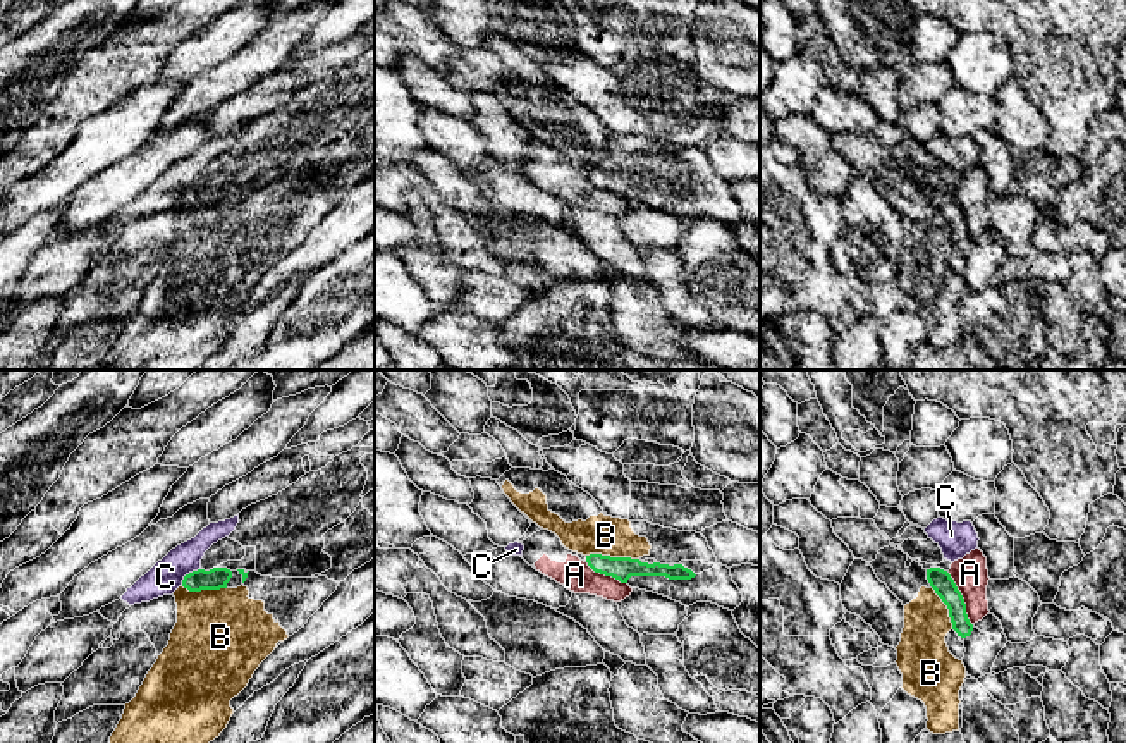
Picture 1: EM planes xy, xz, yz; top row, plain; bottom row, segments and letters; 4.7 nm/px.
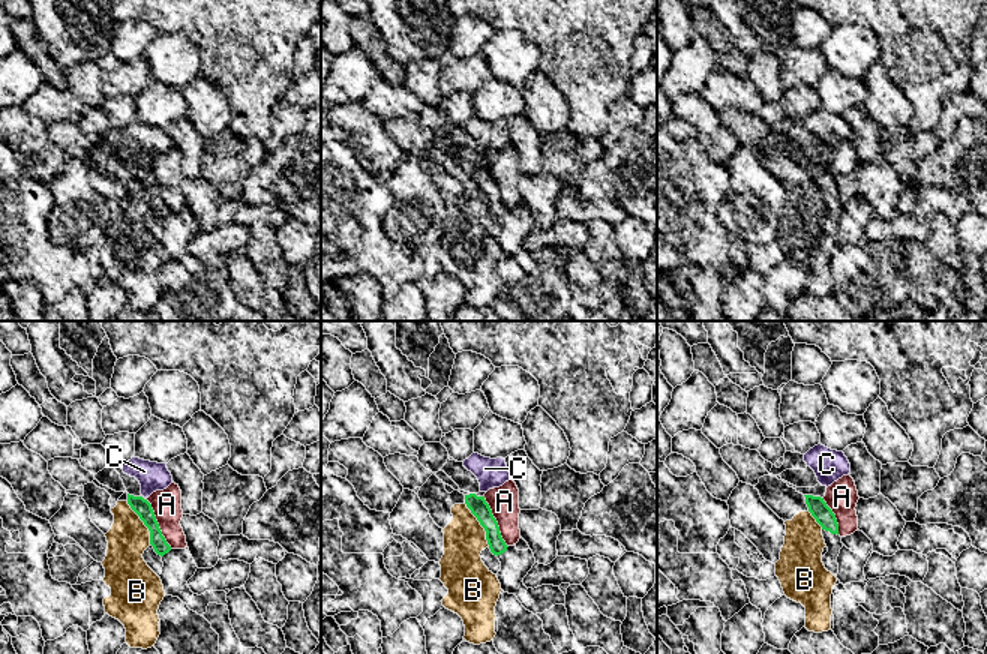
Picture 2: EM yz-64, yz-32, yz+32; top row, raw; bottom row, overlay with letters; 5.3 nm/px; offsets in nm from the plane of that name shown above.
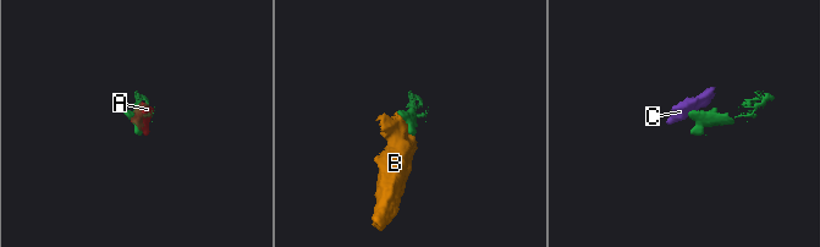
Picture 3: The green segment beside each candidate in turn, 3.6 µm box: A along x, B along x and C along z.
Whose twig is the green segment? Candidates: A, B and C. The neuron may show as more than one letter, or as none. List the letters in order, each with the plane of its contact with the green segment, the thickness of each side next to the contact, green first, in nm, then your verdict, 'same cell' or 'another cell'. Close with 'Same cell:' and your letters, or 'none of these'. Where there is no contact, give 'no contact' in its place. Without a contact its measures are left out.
A: yz | 100/160 nm | another cell
B: xz | 110/180 nm | same cell
C: xy | 100/160 nm | another cell
Same cell: B

